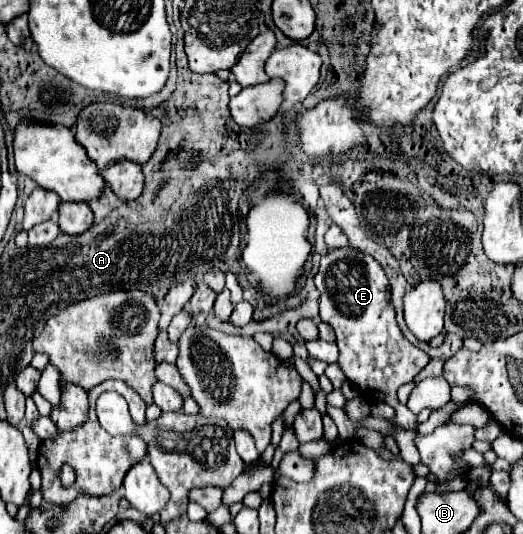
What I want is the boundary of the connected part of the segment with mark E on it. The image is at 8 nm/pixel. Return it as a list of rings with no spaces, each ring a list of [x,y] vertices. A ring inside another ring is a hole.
[[[351,247],[335,249],[321,257],[321,267],[315,275],[315,287],[321,293],[319,317],[325,323],[331,323],[337,333],[337,365],[345,377],[357,385],[365,399],[391,405],[395,409],[395,417],[391,419],[393,425],[417,429],[417,415],[413,415],[405,405],[399,405],[397,389],[403,383],[409,383],[429,363],[429,357],[403,337],[395,321],[395,309],[391,305],[389,281],[381,265],[371,255],[359,253]]]

